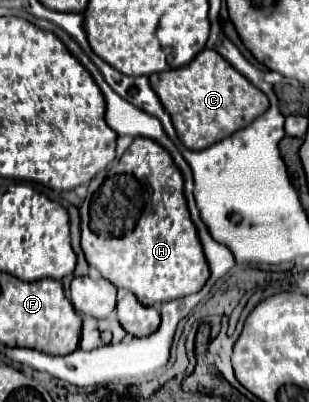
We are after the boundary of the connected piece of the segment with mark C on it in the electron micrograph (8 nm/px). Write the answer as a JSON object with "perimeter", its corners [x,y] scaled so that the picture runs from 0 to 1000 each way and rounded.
{"perimeter":[[[657,122],[612,162],[502,182],[482,201],[534,276],[553,286],[579,346],[612,371],[663,371],[754,336],[780,316],[799,316],[871,271],[864,236],[819,216],[799,192],[786,192],[689,122]]]}

